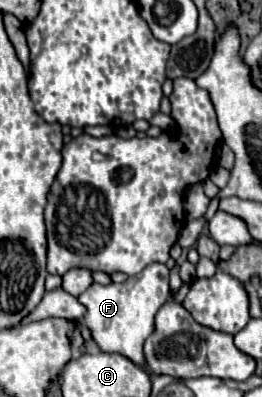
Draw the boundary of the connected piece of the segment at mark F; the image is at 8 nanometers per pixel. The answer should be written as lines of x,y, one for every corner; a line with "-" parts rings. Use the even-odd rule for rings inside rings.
154,262
146,266
146,270
142,270
140,274
130,276
122,284
110,282
108,286
102,286
94,282
86,292
78,296
78,302
86,308
84,324
90,330
92,340
100,346
100,350
122,354
134,364
142,366
142,344
154,332
154,314
168,300
168,296
168,266

